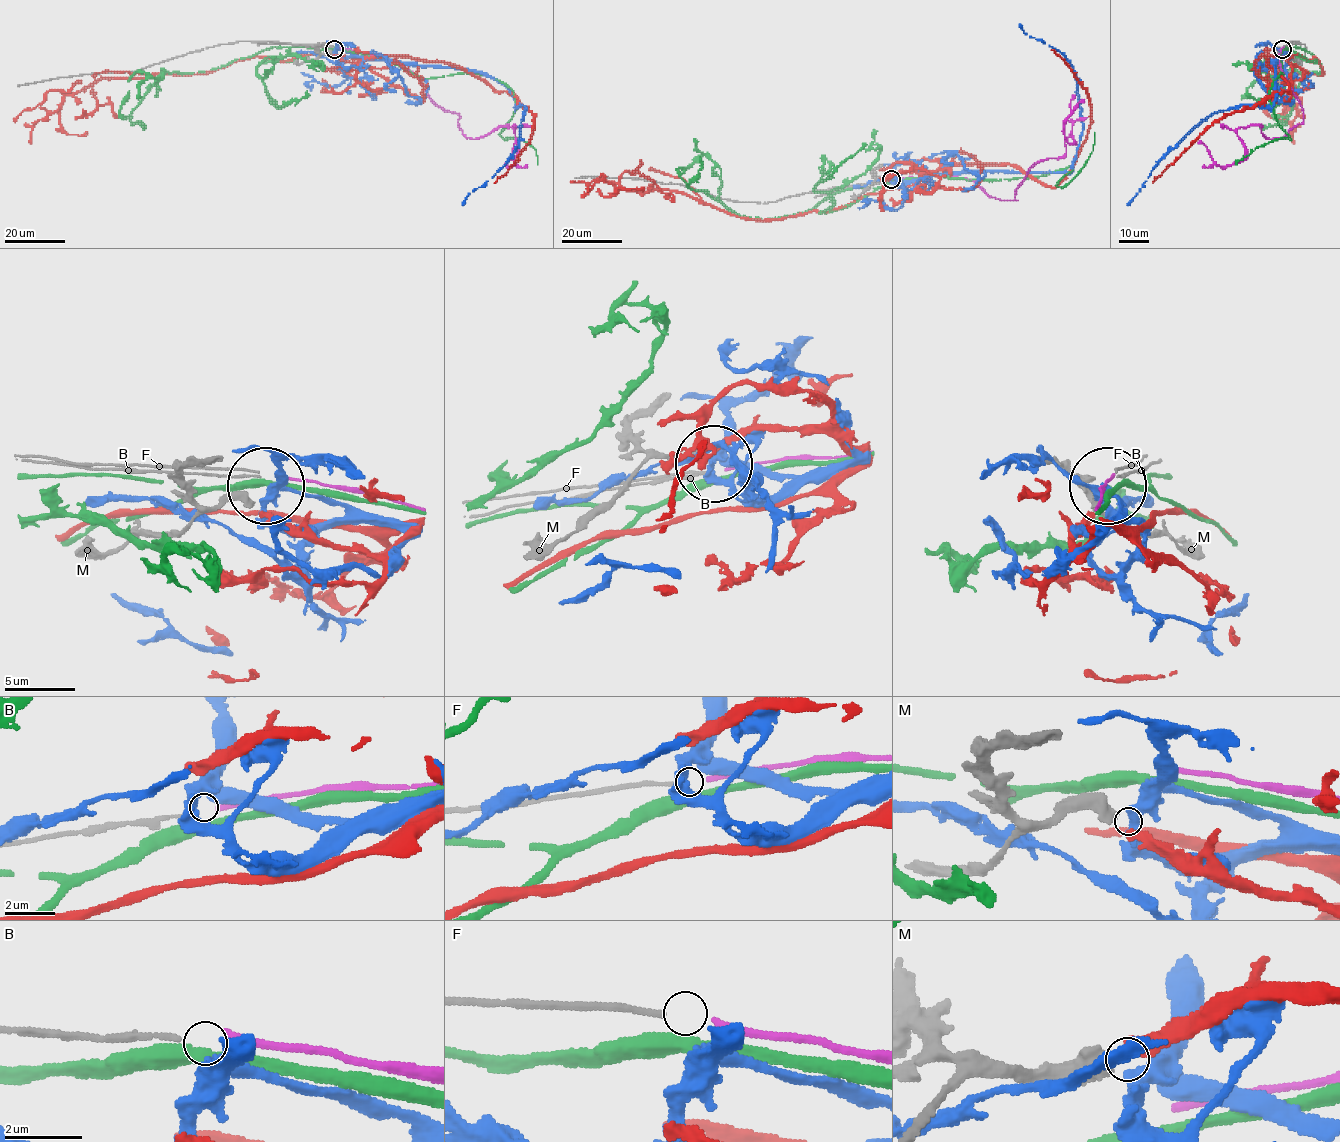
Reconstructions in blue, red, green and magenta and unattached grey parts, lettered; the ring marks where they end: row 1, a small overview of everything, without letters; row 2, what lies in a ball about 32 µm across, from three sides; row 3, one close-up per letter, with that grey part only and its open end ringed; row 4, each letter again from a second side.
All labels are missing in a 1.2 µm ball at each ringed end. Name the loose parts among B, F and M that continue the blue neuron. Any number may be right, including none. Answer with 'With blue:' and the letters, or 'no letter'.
With blue: no letter

